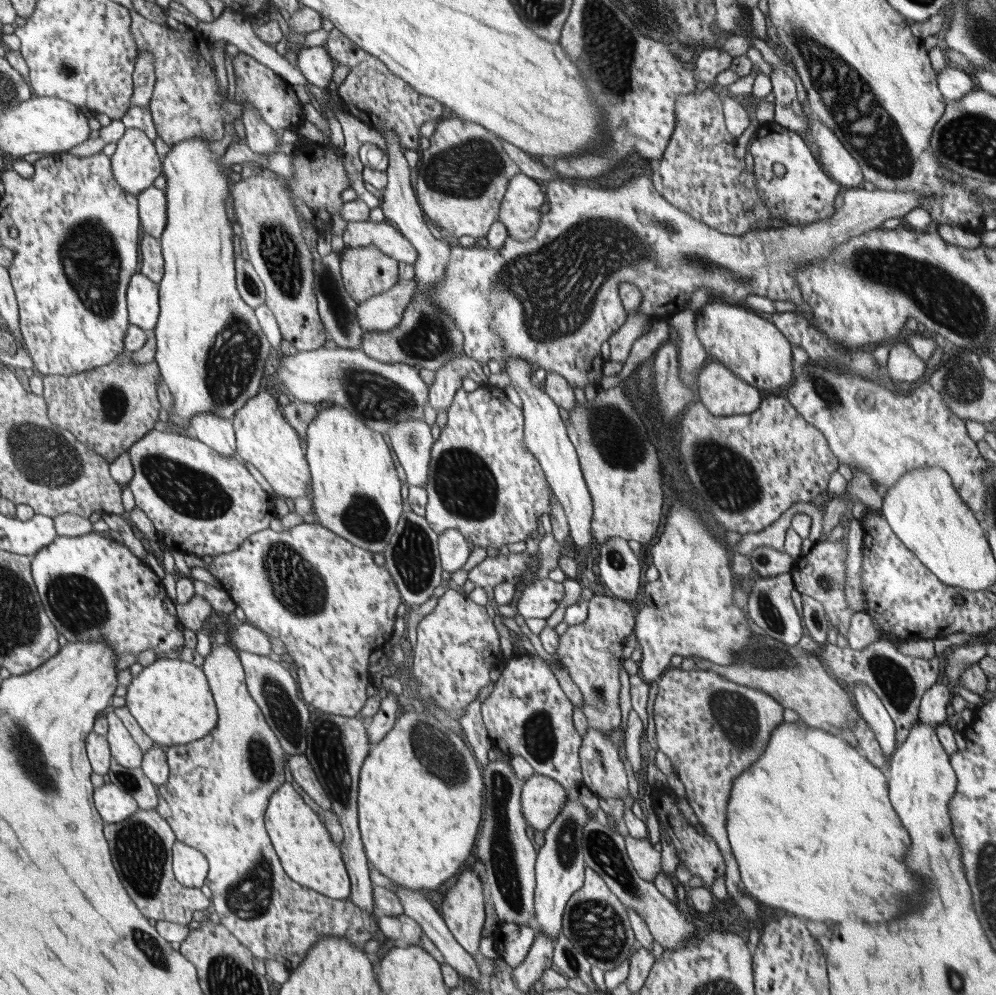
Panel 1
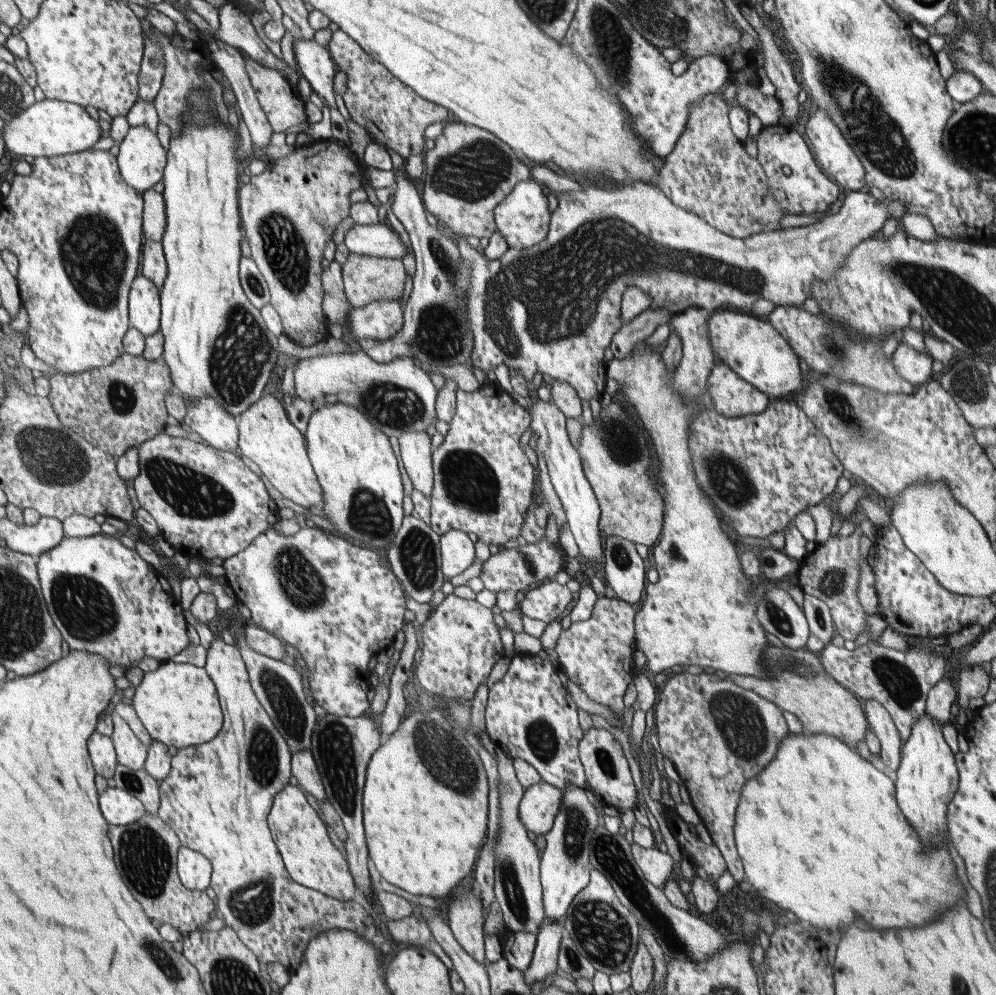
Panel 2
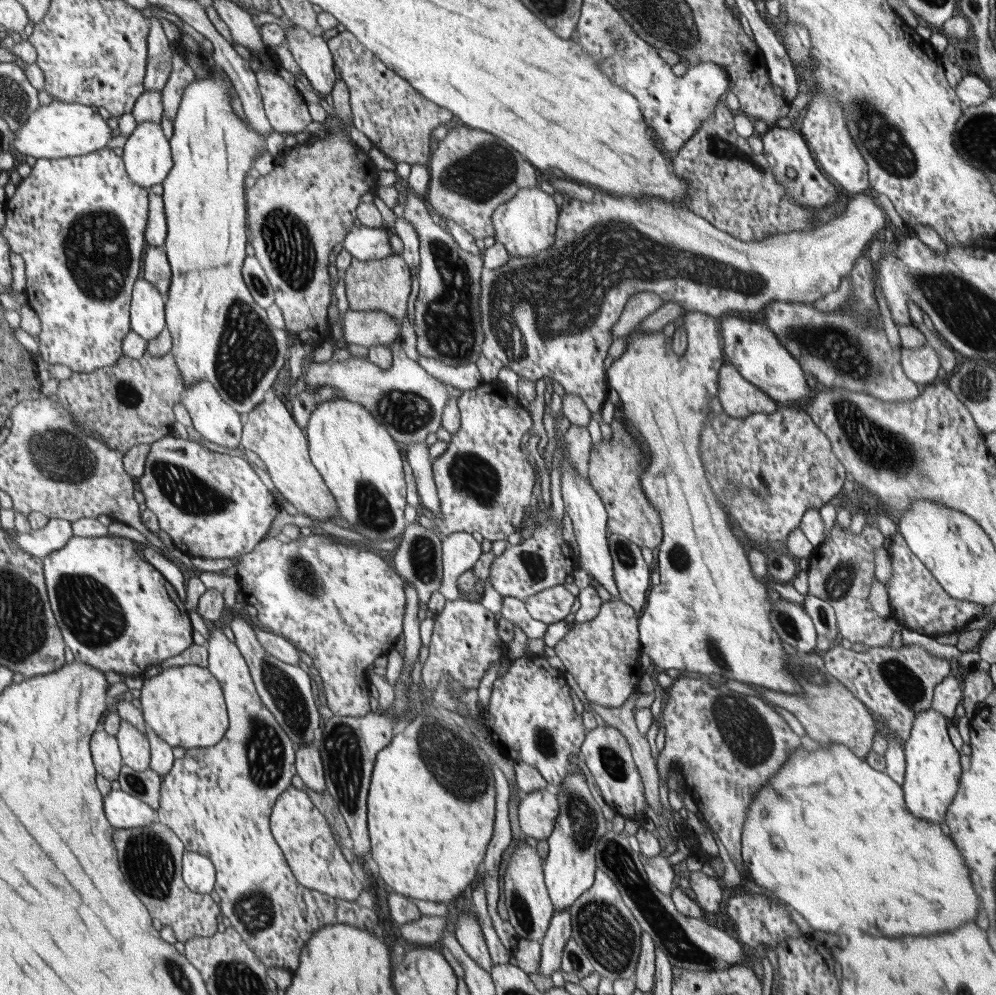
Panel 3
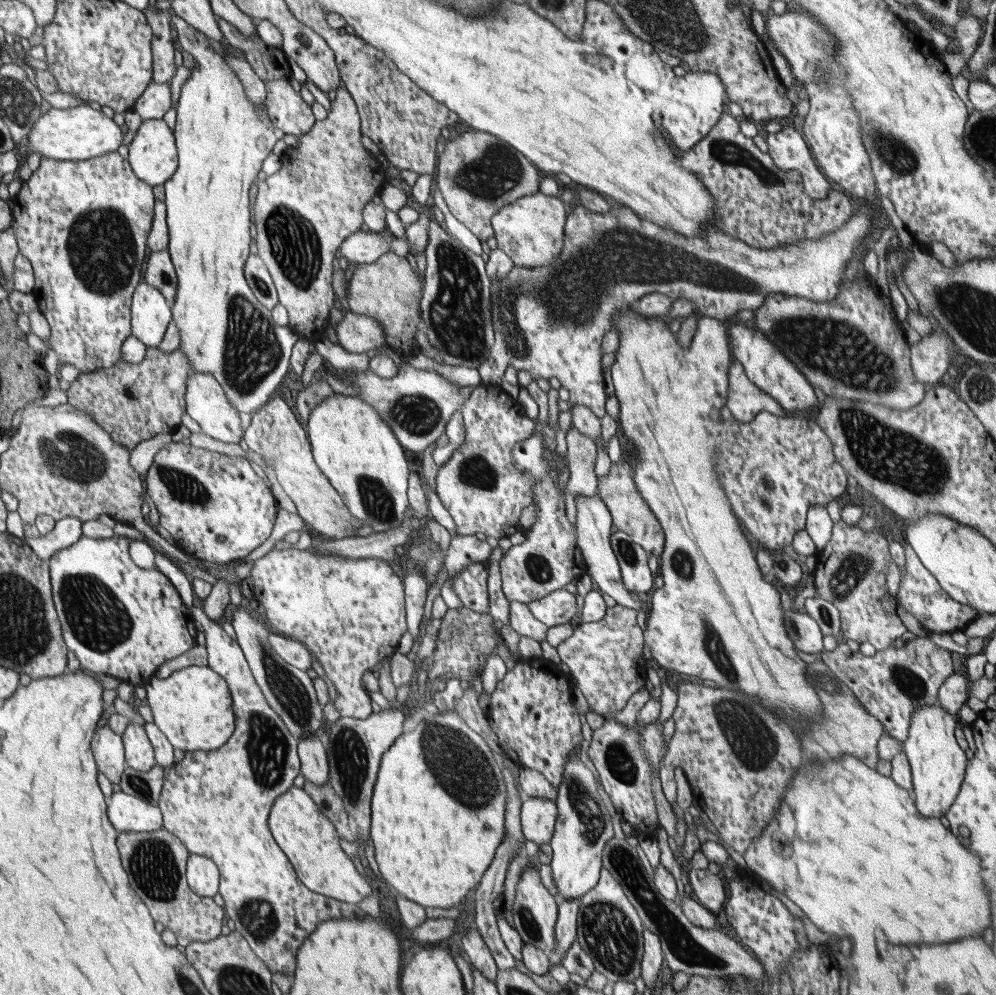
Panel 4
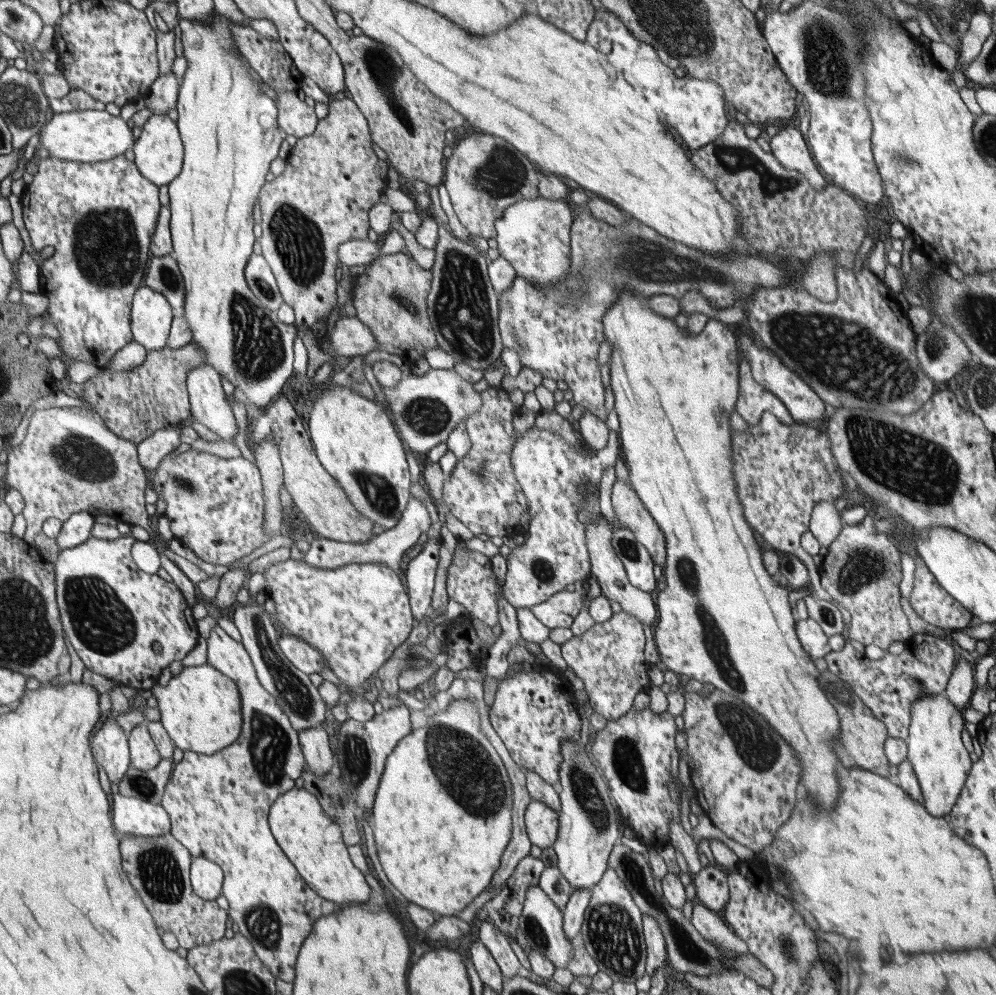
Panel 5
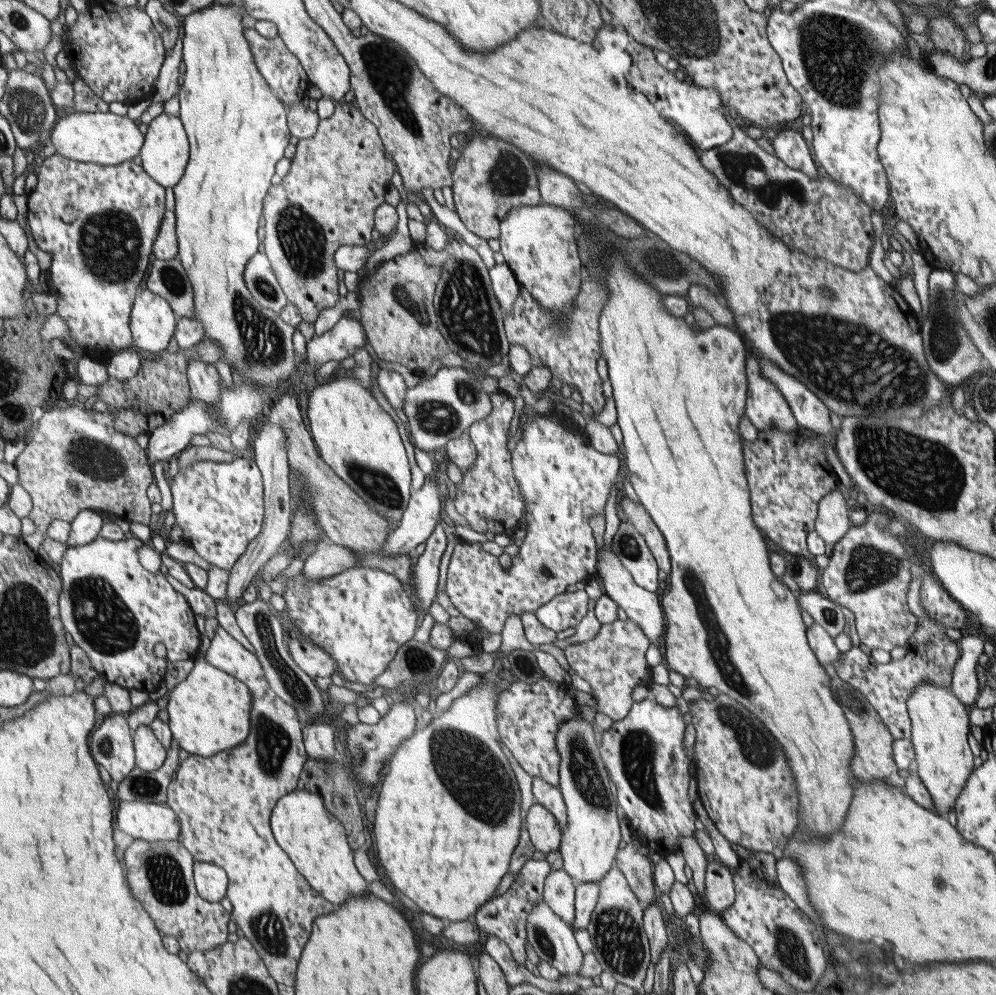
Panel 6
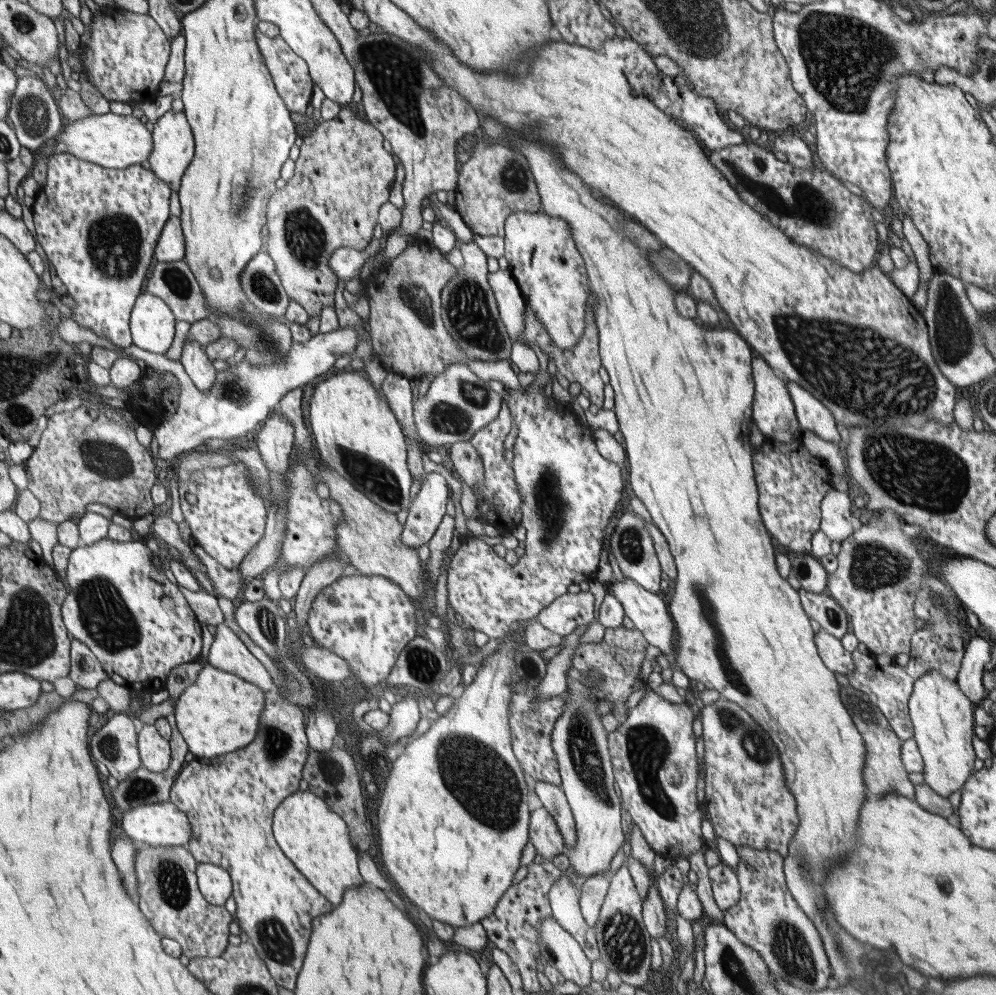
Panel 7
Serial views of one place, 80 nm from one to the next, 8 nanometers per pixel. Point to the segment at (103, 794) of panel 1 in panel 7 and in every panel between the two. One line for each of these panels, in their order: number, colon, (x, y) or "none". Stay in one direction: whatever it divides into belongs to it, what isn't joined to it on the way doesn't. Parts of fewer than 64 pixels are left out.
2: (120, 807)
3: (125, 811)
4: (128, 813)
5: (133, 816)
6: (146, 821)
7: (162, 824)

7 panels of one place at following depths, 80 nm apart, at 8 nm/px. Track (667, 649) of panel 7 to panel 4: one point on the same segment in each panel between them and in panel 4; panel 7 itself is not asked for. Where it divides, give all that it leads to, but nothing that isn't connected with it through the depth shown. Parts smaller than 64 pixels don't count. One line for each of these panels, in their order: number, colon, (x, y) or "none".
4: (594, 524)
5: (612, 577)
6: (643, 607)

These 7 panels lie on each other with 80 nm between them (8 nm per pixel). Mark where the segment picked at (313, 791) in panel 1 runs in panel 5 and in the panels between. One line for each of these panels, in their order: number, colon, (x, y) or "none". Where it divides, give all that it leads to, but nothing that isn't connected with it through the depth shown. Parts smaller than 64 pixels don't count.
2: (306, 770)
3: (310, 768)
4: (314, 761)
5: (315, 741)

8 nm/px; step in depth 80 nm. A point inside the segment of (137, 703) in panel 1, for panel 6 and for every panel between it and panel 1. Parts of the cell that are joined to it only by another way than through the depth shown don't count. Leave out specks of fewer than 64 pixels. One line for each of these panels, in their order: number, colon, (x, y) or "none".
2: (178, 704)
3: (185, 705)
4: (193, 707)
5: (201, 708)
6: (211, 711)

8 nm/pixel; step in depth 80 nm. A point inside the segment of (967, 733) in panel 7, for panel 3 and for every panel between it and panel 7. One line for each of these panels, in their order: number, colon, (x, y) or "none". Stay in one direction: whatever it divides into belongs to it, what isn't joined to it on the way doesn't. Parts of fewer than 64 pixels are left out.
3: (933, 772)
4: (938, 765)
5: (935, 747)
6: (940, 727)

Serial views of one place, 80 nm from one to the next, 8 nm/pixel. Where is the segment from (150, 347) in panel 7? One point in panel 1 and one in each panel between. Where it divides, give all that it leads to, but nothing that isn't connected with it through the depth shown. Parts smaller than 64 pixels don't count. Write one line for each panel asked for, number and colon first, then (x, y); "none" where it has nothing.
1: (142, 295)
2: (145, 301)
3: (147, 309)
4: (151, 314)
5: (151, 314)
6: (152, 322)

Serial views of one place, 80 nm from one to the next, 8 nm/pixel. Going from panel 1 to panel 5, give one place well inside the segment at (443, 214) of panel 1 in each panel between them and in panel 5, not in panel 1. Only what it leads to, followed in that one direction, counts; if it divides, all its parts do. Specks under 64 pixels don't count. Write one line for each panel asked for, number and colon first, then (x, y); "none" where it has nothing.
2: (469, 172)
3: (472, 172)
4: (478, 174)
5: (485, 175)

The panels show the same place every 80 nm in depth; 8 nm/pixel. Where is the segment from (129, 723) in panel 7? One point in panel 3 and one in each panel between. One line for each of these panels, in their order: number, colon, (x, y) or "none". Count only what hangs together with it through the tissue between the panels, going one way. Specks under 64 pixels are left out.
3: (108, 761)
4: (109, 751)
5: (110, 744)
6: (111, 744)

